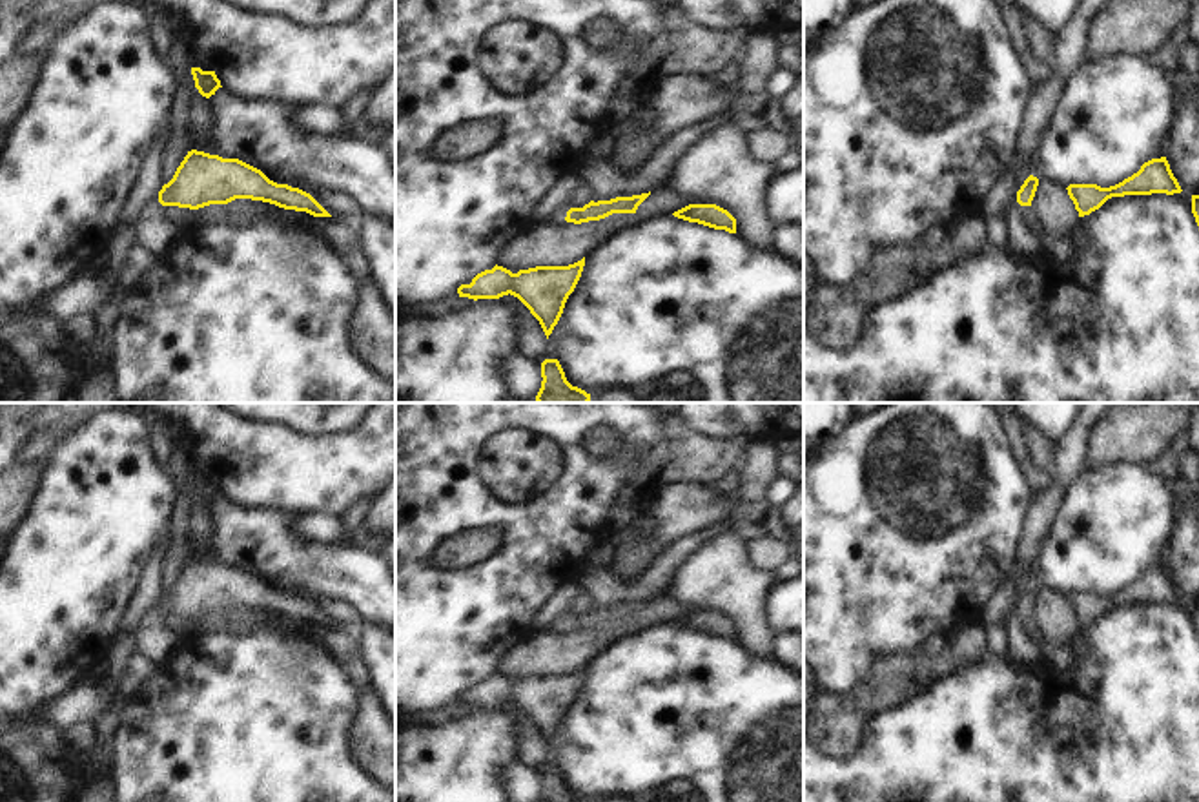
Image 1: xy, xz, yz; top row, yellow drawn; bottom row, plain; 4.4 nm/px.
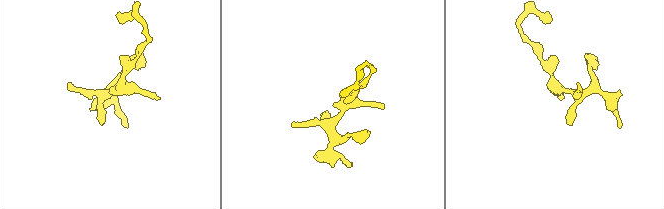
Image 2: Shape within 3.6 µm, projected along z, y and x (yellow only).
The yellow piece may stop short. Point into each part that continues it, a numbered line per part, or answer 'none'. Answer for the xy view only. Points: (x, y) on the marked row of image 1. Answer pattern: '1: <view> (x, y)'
1: xy (153, 232)

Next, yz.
1: yz (1024, 241)

